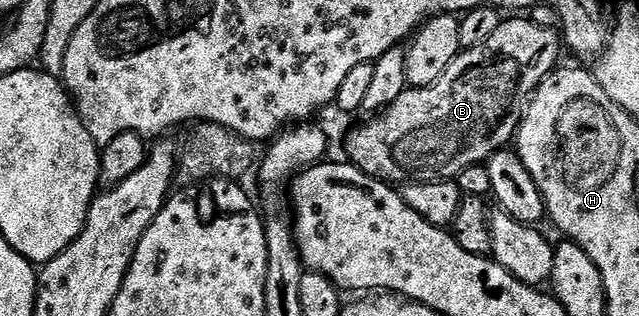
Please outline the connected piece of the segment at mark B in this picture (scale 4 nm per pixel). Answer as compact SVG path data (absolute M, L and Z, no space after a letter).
M529 18L504 19L497 31L486 42L481 42L481 46L460 51L449 70L445 70L433 86L408 87L397 102L372 115L368 124L353 129L347 136L346 159L365 174L392 186L455 180L469 170L469 166L486 164L494 152L504 151L514 141L525 111L525 101L560 63L559 44L561 48L560 33L554 28L537 26Z

